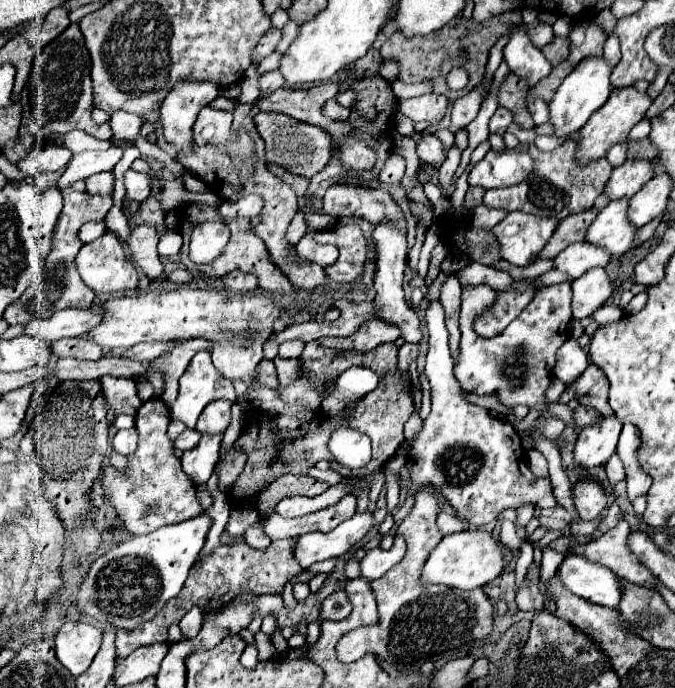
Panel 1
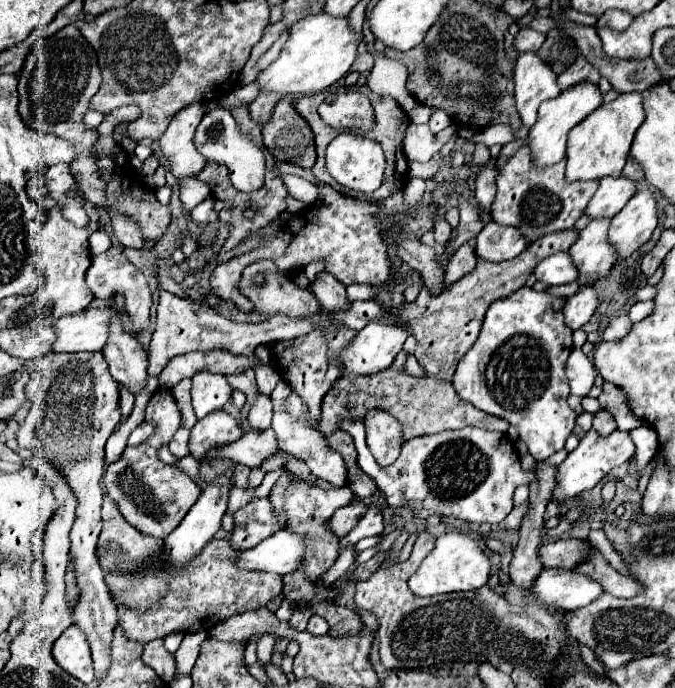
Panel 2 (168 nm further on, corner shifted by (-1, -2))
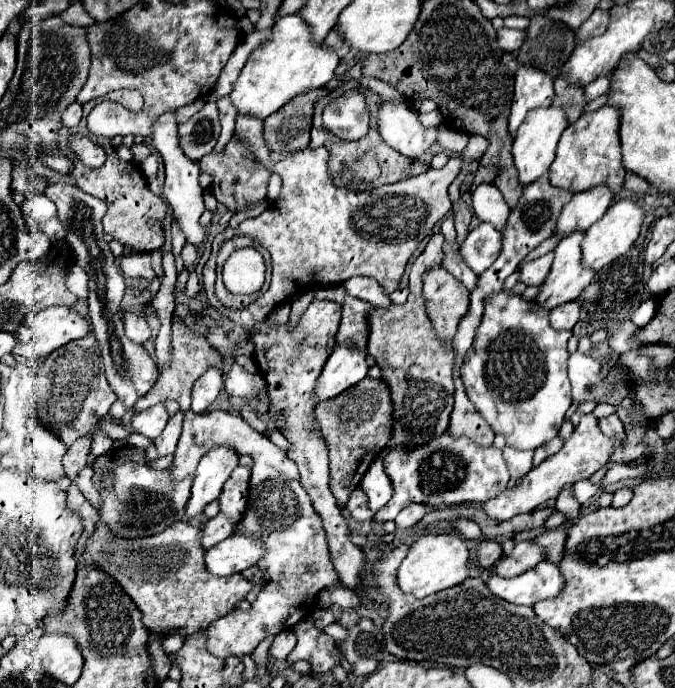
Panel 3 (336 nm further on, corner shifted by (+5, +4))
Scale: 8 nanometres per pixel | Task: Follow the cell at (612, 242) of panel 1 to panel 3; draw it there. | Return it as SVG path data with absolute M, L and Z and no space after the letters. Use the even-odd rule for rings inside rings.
M575 230L569 236L565 236L555 252L555 262L551 266L551 272L547 280L541 286L541 292L535 296L535 302L543 308L555 308L563 302L571 302L579 298L579 294L585 290L585 286L593 280L595 270L583 266L581 256L581 242L585 232Z

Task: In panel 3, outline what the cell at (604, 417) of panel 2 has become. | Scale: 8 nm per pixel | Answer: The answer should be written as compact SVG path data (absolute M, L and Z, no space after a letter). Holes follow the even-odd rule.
M617 414L599 418L599 428L601 428L601 432L603 432L605 436L621 436L621 438L625 438L623 424L621 424L621 420L619 420Z

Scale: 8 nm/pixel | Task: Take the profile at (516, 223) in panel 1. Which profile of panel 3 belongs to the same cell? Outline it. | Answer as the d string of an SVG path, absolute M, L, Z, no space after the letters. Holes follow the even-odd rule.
M481 222L461 244L461 256L475 274L483 274L501 254L503 236L495 226Z

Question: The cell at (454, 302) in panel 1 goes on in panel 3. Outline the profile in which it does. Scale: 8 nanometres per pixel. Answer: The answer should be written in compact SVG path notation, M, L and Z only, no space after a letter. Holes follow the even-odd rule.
M459 200L455 206L453 206L453 212L455 212L455 230L457 230L457 244L461 244L467 234L469 234L469 222L473 218L471 210L467 208L467 204L463 200Z

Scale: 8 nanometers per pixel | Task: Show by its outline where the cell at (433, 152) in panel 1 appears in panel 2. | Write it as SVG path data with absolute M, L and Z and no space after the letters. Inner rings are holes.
M411 122L409 128L405 128L403 152L405 152L409 162L411 160L415 160L415 162L429 162L455 132L459 132L457 124L451 124L443 132L433 134L427 124L413 124Z

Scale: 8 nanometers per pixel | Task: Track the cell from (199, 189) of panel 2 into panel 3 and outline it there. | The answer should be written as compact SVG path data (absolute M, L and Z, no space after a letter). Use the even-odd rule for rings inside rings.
M173 222L171 224L171 240L172 240L172 245L173 245L173 254L180 254L182 251L182 248L185 244L185 235L179 228L177 228L179 224L177 222Z

